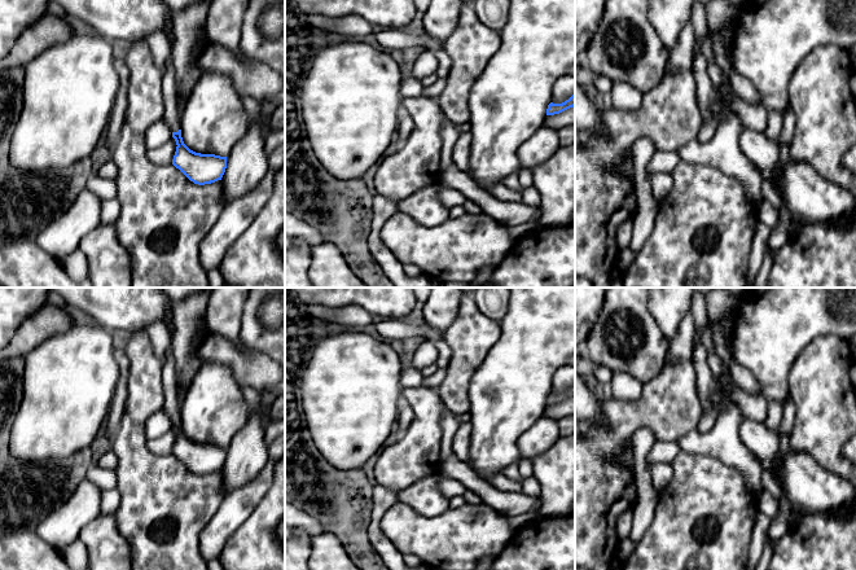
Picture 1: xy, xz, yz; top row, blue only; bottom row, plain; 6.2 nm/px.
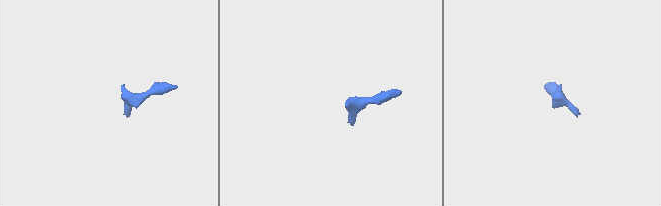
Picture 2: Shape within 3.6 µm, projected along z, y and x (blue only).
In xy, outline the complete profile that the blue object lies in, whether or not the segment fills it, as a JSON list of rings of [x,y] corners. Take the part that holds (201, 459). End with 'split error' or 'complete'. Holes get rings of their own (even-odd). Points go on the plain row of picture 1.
[[[171,345],[166,351],[166,360],[162,365],[162,385],[164,391],[163,409],[170,416],[172,428],[176,431],[176,442],[172,455],[179,459],[190,472],[198,475],[211,474],[221,470],[227,459],[227,447],[215,444],[201,444],[190,440],[181,428],[180,404],[177,402],[176,363]]] | split error

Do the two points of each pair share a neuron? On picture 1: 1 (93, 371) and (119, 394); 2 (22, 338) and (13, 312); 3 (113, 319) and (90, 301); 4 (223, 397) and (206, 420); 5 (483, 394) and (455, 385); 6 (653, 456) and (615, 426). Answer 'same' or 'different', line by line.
1: different
2: different
3: same
4: same
5: different
6: different

